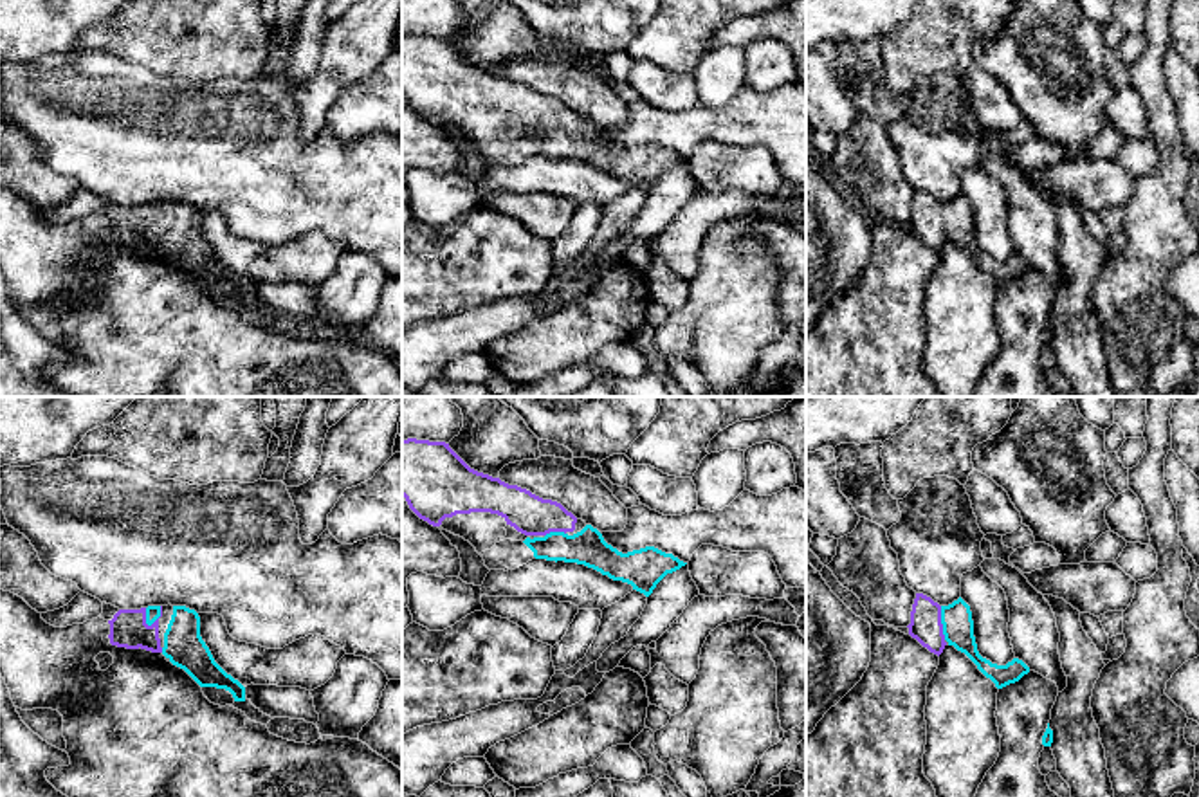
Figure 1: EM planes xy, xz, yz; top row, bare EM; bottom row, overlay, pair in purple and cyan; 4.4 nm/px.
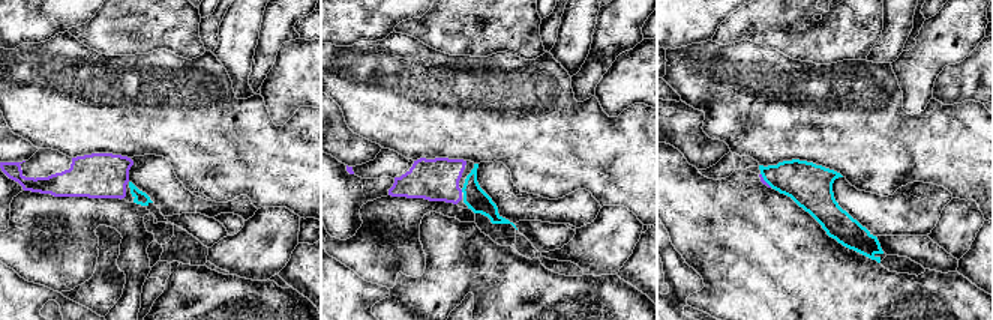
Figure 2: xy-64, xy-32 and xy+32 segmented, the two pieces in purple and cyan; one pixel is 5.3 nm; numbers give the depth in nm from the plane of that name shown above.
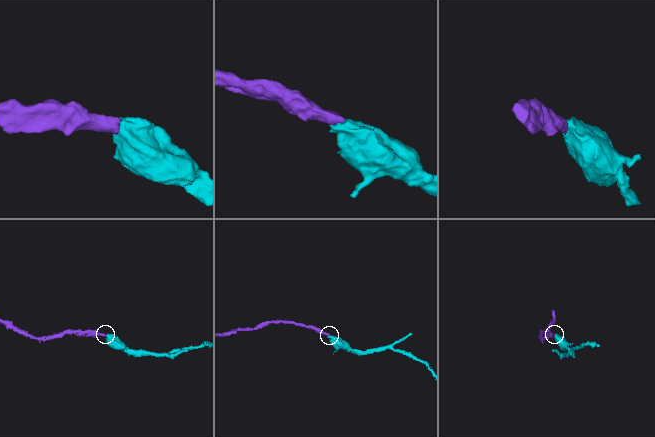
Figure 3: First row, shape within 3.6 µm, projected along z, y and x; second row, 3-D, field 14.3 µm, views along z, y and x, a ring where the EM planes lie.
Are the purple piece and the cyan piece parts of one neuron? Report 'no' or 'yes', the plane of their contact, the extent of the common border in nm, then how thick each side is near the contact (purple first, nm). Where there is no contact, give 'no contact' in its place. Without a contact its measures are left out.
yes | xy | 110 nm | 170/60 nm

